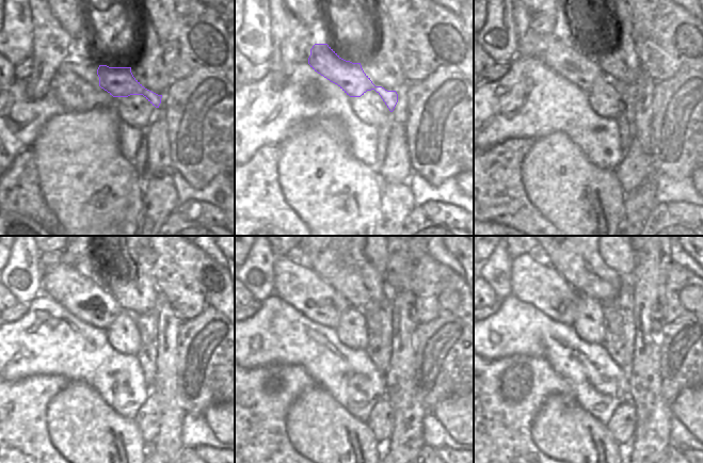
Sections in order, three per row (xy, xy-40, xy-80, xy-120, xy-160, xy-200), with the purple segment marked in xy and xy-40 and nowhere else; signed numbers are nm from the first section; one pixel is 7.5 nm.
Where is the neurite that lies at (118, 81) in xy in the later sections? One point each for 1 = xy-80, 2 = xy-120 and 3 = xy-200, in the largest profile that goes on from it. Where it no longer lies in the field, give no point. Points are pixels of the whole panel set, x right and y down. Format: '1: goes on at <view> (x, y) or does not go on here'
1: goes on at xy-80 (569, 60)
2: goes on at xy-120 (90, 301)
3: goes on at xy-200 (534, 282)

